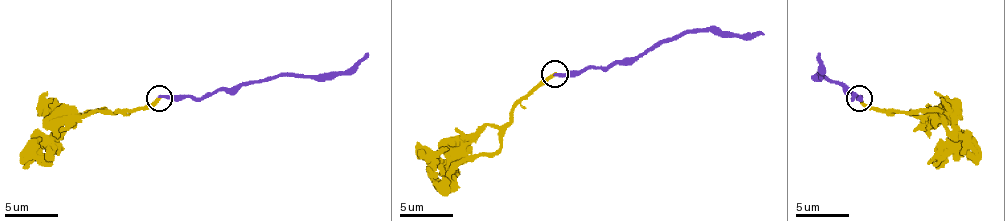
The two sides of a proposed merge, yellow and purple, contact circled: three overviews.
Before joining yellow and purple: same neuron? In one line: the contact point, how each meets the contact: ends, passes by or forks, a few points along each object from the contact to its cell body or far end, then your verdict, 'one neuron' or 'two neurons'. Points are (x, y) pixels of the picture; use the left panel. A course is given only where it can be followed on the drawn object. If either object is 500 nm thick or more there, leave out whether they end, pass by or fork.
at (159, 98); yellow ends there; purple ends there; yellow runs (160, 97), (141, 108), (94, 111), (75, 116), (49, 145), (35, 150), (22, 163); purple runs (160, 97), (207, 97), (220, 89), (239, 89), (249, 81), (347, 74), (368, 52); one neuron

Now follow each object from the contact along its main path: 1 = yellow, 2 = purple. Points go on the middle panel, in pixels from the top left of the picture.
1: (555, 74), (537, 85), (505, 124), (489, 124), (471, 143), (471, 153), (444, 180), (418, 143)
2: (555, 74), (616, 61), (634, 61), (687, 32), (764, 35)

